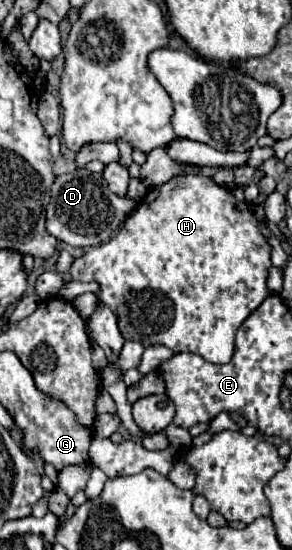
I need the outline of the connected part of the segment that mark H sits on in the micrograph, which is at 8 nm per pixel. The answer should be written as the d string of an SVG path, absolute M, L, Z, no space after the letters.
M182 173L182 175L172 177L170 181L158 185L158 187L150 189L146 193L146 197L140 201L140 205L134 209L134 213L124 221L124 225L116 237L112 237L104 245L92 247L88 253L74 259L74 263L70 267L70 275L74 281L84 281L84 283L96 281L100 285L100 289L96 293L98 303L102 303L114 311L114 315L118 317L118 327L120 327L124 339L140 341L144 347L166 345L174 353L188 351L188 353L200 355L202 359L206 359L210 363L228 363L232 359L232 353L234 353L234 335L236 335L238 327L270 295L270 291L266 287L266 275L268 275L270 265L272 265L272 261L270 261L268 243L264 241L264 237L258 231L258 221L256 221L252 209L248 207L248 203L238 201L230 189L218 185L212 177L206 177L200 173Z

